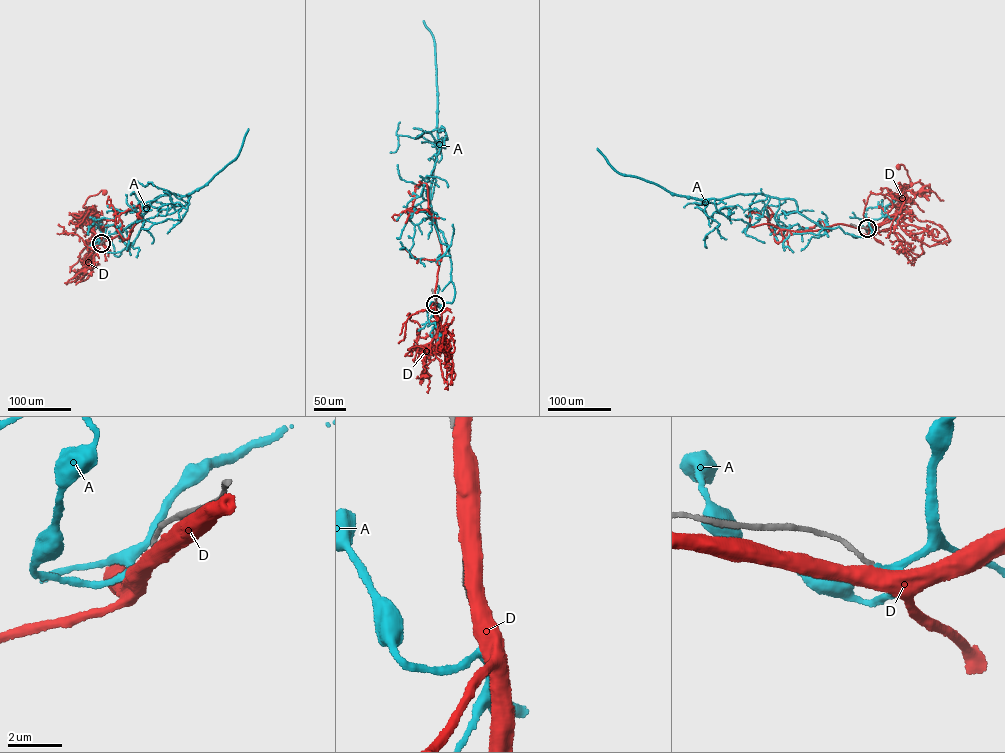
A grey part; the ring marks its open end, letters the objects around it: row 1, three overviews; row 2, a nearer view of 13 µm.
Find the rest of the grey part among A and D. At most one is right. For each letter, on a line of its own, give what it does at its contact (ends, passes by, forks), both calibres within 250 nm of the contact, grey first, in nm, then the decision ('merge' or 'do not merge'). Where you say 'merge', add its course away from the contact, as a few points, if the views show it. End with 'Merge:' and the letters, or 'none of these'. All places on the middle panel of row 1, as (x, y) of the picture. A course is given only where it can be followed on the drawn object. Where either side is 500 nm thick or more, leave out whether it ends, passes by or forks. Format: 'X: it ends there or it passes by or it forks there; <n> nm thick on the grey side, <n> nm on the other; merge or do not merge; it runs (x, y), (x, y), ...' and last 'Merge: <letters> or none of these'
A: it passes by; 140 nm thick on the grey side, 150 nm on the other; merge; it runs (435, 304), (440, 307), (451, 303), (455, 293), (448, 249), (443, 233), (436, 230), (430, 201), (437, 111)
D: 160 nm thick on the grey side, 500 nm on the other; do not merge
Merge: A

